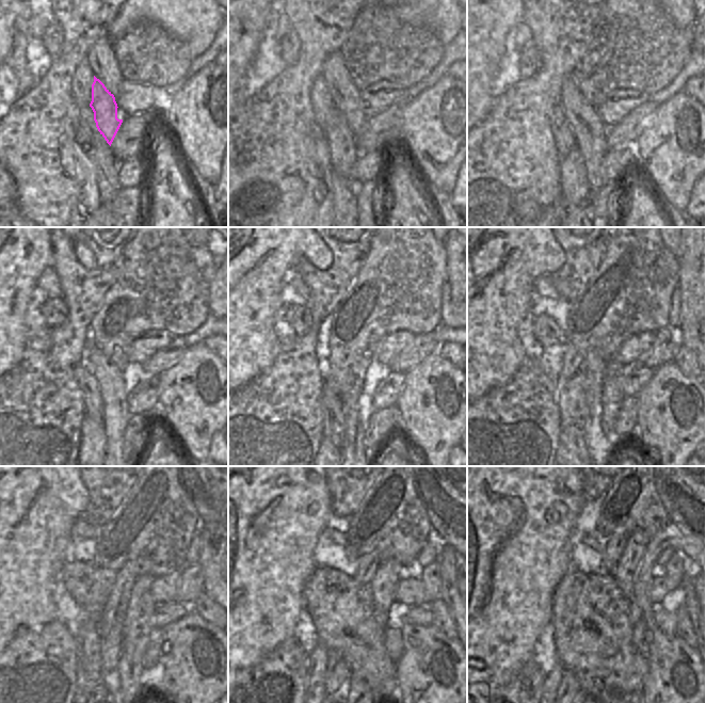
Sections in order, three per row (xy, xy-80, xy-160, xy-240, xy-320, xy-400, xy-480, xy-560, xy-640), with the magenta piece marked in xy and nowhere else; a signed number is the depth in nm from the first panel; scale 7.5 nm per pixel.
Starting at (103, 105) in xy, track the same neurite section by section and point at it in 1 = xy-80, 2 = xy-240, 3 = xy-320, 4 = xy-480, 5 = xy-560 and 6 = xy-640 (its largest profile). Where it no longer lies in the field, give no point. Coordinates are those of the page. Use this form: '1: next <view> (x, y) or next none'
1: next xy-80 (342, 150)
2: next xy-240 (93, 442)
3: next xy-320 (325, 444)
4: next none
5: next none
6: next none

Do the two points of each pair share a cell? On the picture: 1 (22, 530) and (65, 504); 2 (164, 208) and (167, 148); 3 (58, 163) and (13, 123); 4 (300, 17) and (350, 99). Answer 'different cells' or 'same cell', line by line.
1: same cell
2: same cell
3: same cell
4: different cells

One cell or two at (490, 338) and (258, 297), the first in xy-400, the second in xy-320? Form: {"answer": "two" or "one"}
{"answer": "one"}

